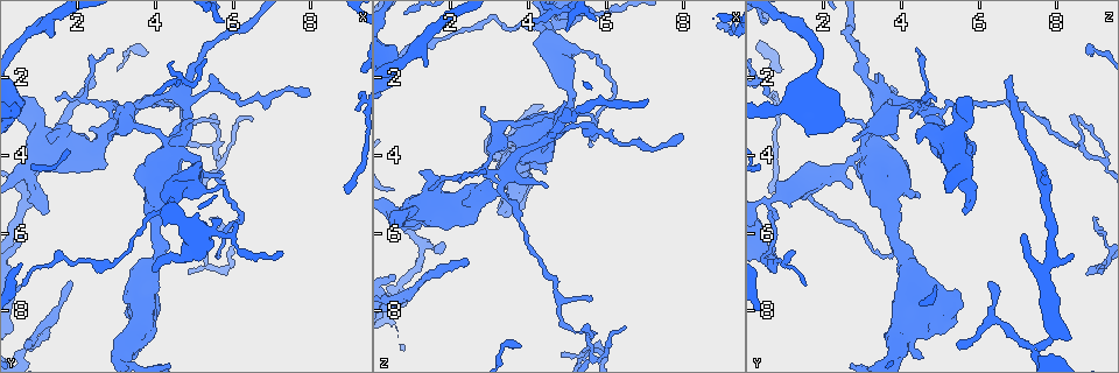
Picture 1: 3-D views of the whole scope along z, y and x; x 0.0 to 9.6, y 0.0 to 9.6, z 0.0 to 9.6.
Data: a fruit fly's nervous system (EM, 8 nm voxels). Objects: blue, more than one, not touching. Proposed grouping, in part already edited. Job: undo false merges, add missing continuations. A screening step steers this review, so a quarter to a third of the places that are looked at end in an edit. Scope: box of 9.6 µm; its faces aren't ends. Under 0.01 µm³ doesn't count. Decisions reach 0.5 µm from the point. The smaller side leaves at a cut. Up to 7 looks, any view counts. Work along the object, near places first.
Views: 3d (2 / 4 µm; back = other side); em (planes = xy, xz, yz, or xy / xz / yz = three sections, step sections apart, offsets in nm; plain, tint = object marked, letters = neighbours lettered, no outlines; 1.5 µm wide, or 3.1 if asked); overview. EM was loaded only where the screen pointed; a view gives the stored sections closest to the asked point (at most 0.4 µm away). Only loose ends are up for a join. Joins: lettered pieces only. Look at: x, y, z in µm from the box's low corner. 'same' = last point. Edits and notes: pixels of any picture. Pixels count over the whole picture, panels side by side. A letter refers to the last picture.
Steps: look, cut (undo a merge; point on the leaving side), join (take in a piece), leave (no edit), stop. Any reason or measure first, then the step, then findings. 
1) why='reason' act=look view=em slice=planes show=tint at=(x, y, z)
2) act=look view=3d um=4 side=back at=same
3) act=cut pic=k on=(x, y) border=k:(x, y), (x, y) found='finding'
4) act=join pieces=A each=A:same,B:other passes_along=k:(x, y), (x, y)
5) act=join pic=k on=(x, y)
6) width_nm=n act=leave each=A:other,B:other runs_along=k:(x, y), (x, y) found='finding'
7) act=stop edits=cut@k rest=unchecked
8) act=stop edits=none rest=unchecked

why='sudden change in width' act=look view=em slice=planes show=tint at=(3.35, 2.90, 4.55)

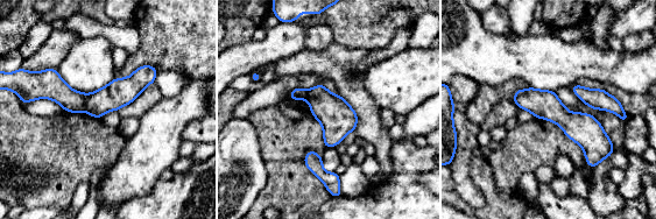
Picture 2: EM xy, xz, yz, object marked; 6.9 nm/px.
why='see the neighbours' act=look view=em slice=planes show=letters at=same

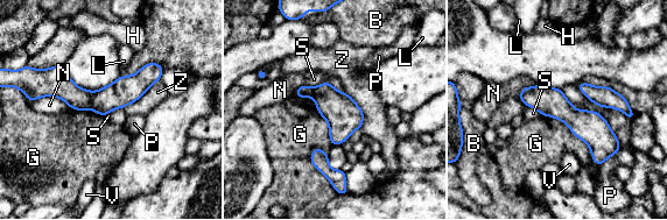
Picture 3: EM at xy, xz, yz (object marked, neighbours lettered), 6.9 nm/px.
width_nm=190 act=cut pic=3 on=(60, 85) each=B:other,G:other,H:other,L:other,N:other,P:other,S:other,V:other,Z:other border=3:(93, 92), (89, 107) found='two neurons meet here'

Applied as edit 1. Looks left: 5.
why='an open end' act=look view=em slice=planes show=letters at=(0.65, 8.85, 5.45)

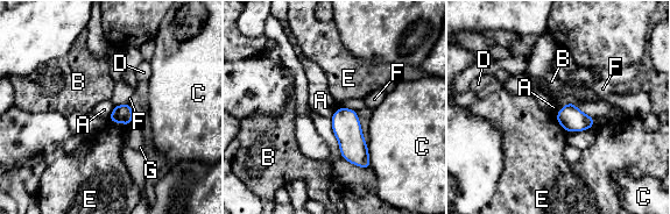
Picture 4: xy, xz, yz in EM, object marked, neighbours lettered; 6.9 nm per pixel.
act=leave each=A:other,B:other,C:other,D:other,E:other,F:other,G:other border=4:(569, 101), (555, 118) found='no lettered piece goes on from it'

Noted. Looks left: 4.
act=stop edits=cut@3 rest=unchecked

